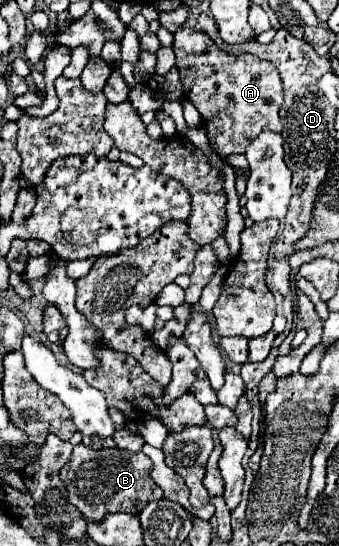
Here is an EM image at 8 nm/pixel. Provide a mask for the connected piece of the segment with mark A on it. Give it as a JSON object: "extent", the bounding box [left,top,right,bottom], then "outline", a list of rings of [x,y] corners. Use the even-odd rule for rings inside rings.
{"extent":[174,27,282,163],"outline":[[[180,27],[180,31],[174,33],[174,55],[176,55],[176,67],[180,71],[180,81],[184,85],[184,93],[192,93],[192,105],[204,115],[204,127],[208,129],[210,146],[219,158],[227,163],[226,158],[232,154],[244,154],[248,143],[258,137],[258,133],[270,129],[270,131],[282,131],[282,123],[278,117],[280,105],[282,105],[282,83],[278,77],[278,71],[272,63],[264,59],[256,59],[252,53],[224,53],[206,33],[194,31],[190,27]]]}

